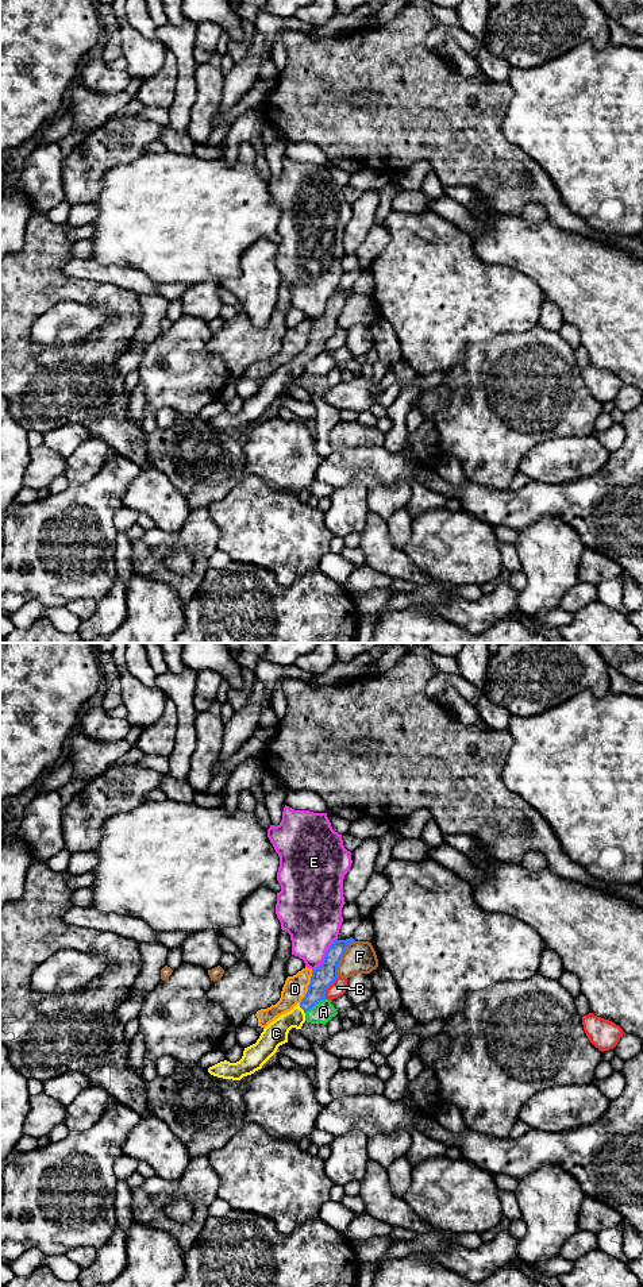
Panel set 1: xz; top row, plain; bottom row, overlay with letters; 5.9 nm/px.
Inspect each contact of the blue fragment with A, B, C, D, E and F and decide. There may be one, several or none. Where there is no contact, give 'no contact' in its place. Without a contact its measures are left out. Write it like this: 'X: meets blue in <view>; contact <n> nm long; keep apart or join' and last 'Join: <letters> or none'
A: meets blue in xz; contact 160 nm long; keep apart
B: meets blue in xz; contact 150 nm long; keep apart
C: meets blue in xz; contact 70 nm long; join
D: meets blue in xz; contact 200 nm long; keep apart
E: meets blue in xz; contact 260 nm long; keep apart
F: meets blue in xz; contact 240 nm long; keep apart
Join: C

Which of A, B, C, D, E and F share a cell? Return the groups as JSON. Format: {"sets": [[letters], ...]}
{"sets": [["A"], ["B"], ["C"], ["D"], ["E"], ["F"]]}

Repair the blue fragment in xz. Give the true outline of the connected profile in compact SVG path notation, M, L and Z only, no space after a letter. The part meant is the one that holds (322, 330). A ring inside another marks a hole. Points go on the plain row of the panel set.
M353 289L335 292L327 301L323 315L312 323L311 335L305 348L290 363L270 374L255 396L245 400L243 408L236 415L227 412L208 420L213 428L240 432L261 421L262 417L277 404L278 398L288 394L292 379L301 381L305 365L326 350L326 342L338 330L338 317Z

